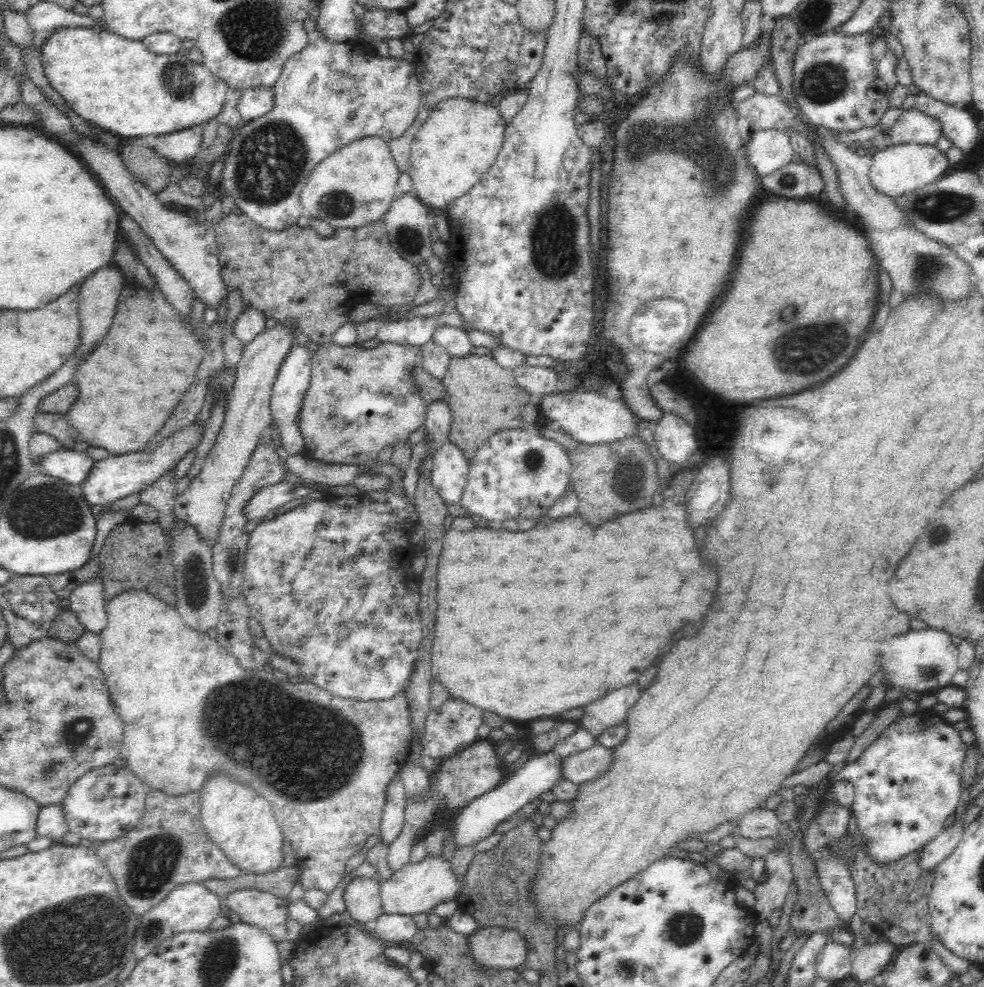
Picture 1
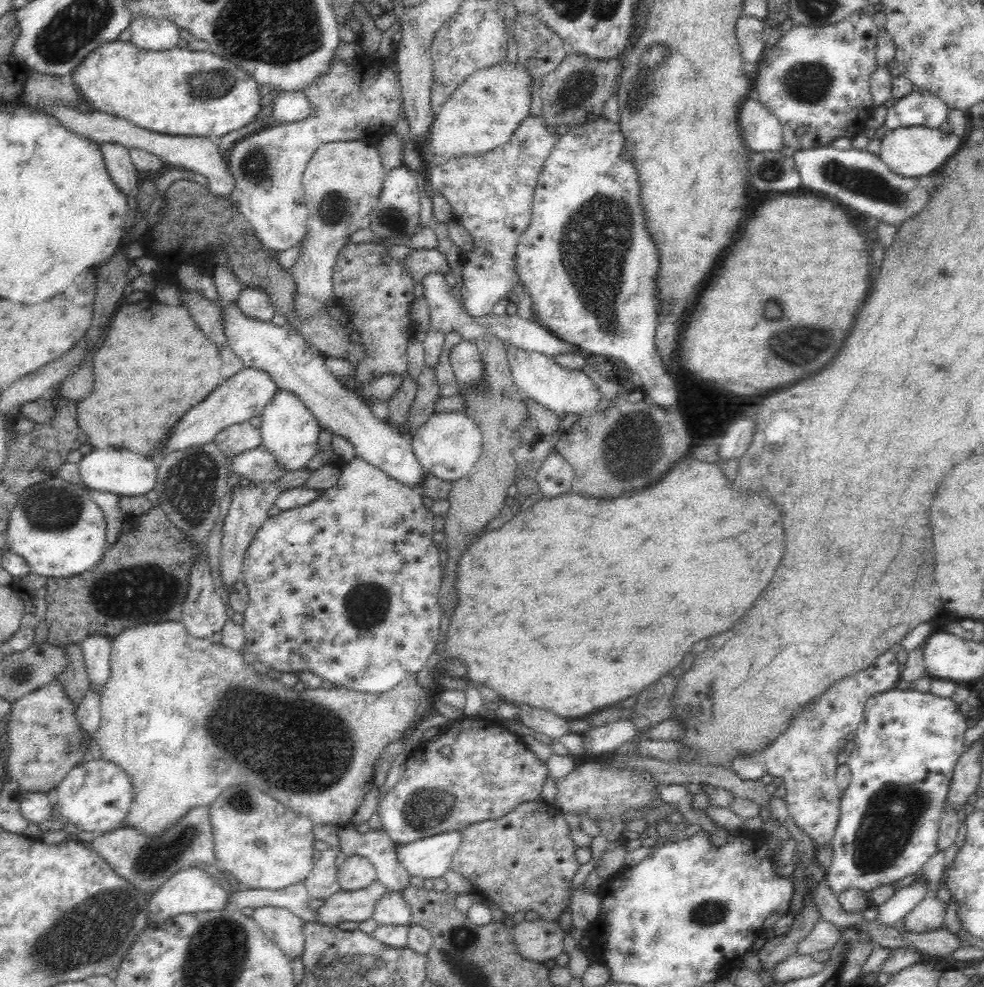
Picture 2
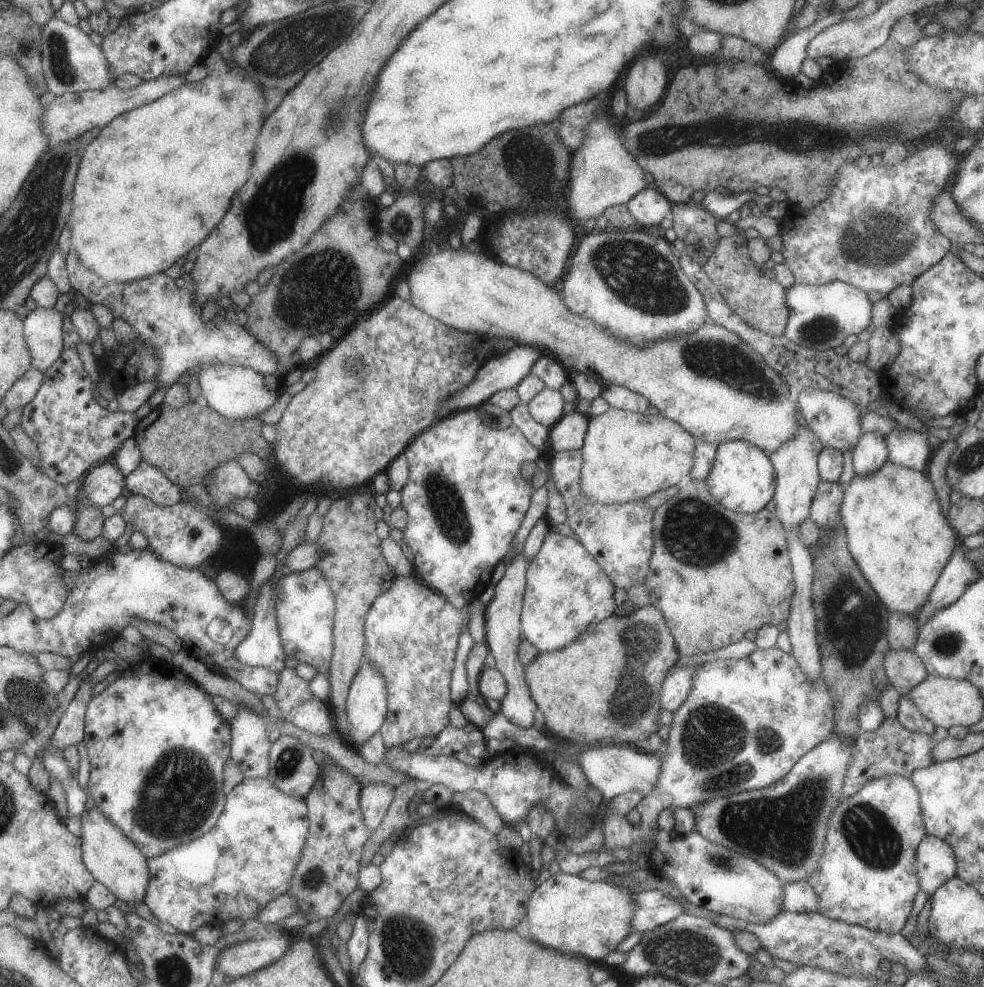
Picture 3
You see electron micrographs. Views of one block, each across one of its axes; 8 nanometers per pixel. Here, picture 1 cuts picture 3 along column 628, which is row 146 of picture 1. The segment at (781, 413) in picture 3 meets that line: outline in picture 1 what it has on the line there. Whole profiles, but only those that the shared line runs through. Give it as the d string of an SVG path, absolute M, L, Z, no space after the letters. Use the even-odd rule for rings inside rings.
M366 137L351 142L330 154L310 173L300 192L302 215L320 218L334 229L354 229L382 221L399 193L397 182L401 173L383 138Z

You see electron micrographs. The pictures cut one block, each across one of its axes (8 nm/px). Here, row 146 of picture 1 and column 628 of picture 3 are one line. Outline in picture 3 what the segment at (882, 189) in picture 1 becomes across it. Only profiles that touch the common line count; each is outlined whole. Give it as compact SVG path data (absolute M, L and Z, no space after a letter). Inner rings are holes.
M559 871L551 875L544 882L537 883L526 904L526 913L517 928L522 935L531 940L570 955L581 955L587 960L602 960L606 954L615 951L623 938L632 932L630 923L636 907L632 897L633 888L618 886L613 882L588 881L577 875L568 875Z

